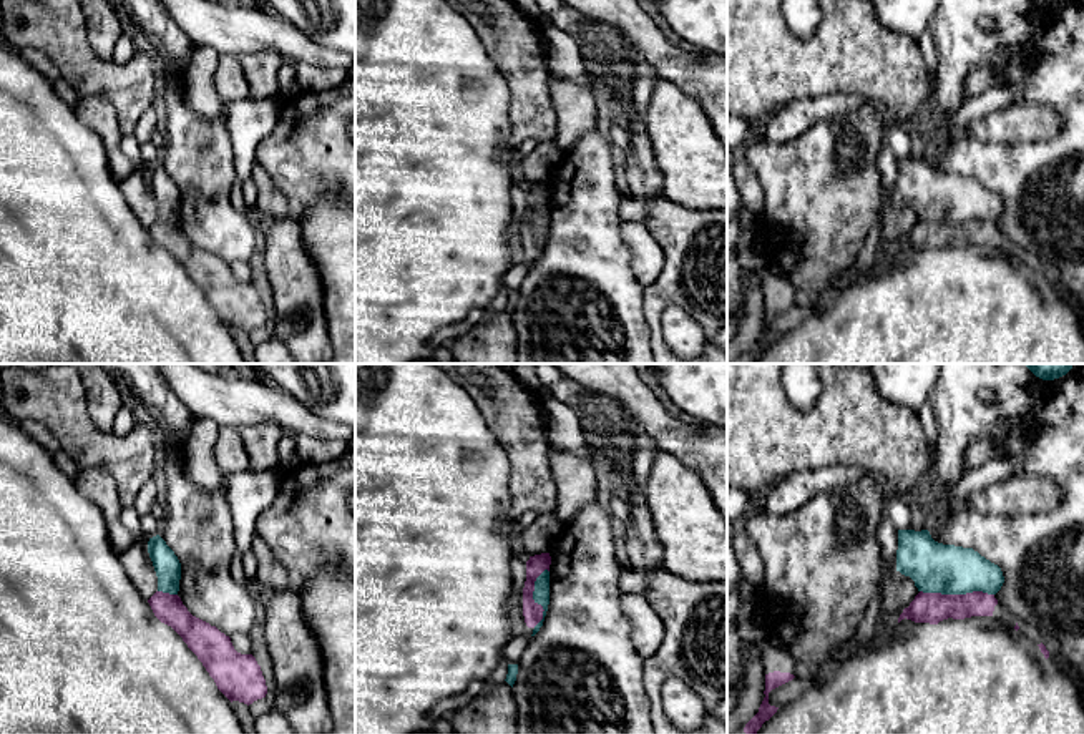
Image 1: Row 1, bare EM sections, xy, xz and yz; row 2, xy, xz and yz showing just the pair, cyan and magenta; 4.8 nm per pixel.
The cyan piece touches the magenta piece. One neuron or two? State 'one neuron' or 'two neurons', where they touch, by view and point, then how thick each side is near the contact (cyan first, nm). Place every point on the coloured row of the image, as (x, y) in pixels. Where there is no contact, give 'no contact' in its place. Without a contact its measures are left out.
two neurons; contact yz (957, 593); calibres 240 and 150 nm

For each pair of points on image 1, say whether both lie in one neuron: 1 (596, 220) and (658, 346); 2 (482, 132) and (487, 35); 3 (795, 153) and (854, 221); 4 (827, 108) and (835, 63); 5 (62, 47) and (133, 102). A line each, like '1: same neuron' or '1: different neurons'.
1: different neurons
2: different neurons
3: same neuron
4: different neurons
5: same neuron

